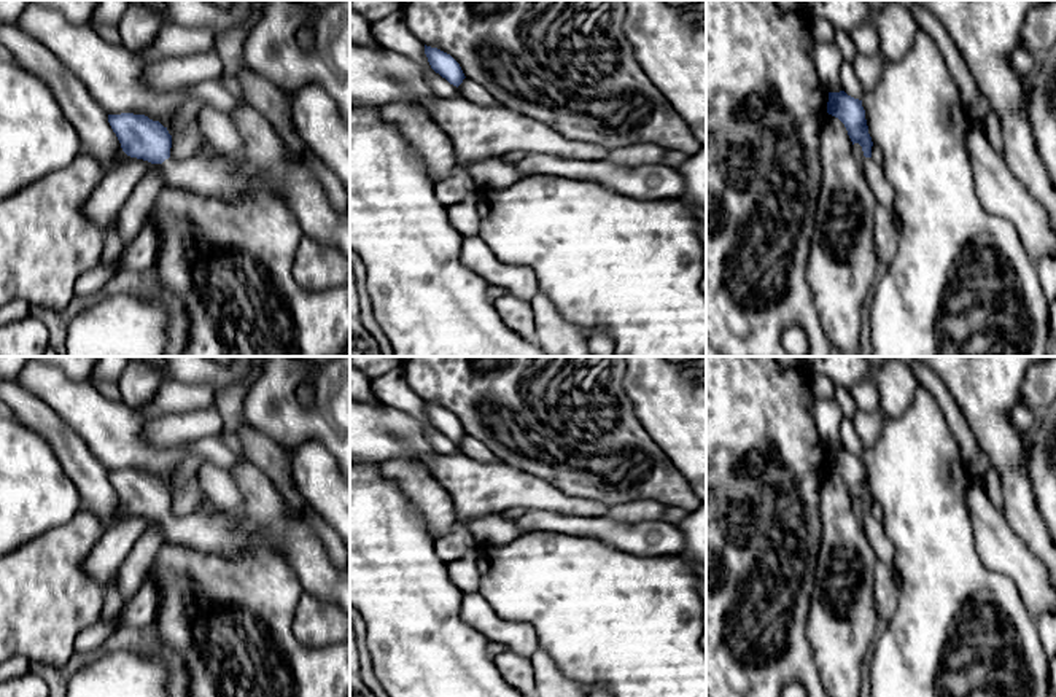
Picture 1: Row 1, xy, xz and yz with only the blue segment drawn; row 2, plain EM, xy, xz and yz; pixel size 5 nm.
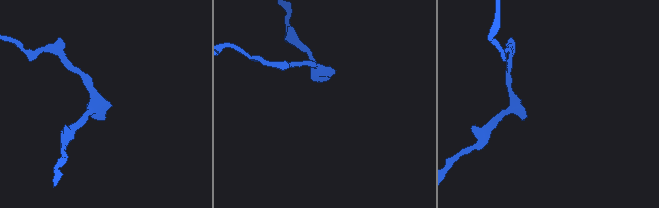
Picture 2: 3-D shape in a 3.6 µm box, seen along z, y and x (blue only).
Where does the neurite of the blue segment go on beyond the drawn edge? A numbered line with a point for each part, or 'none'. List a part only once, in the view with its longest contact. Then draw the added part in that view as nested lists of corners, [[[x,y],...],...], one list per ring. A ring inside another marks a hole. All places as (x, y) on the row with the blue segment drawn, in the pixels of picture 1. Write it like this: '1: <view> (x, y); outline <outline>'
1: xy (236, 180); outline [[[242,156],[234,159],[169,158],[161,167],[162,186],[181,188],[191,196],[215,197],[232,207],[240,207],[259,194],[280,201],[285,197],[283,185],[275,175],[262,172]]]

